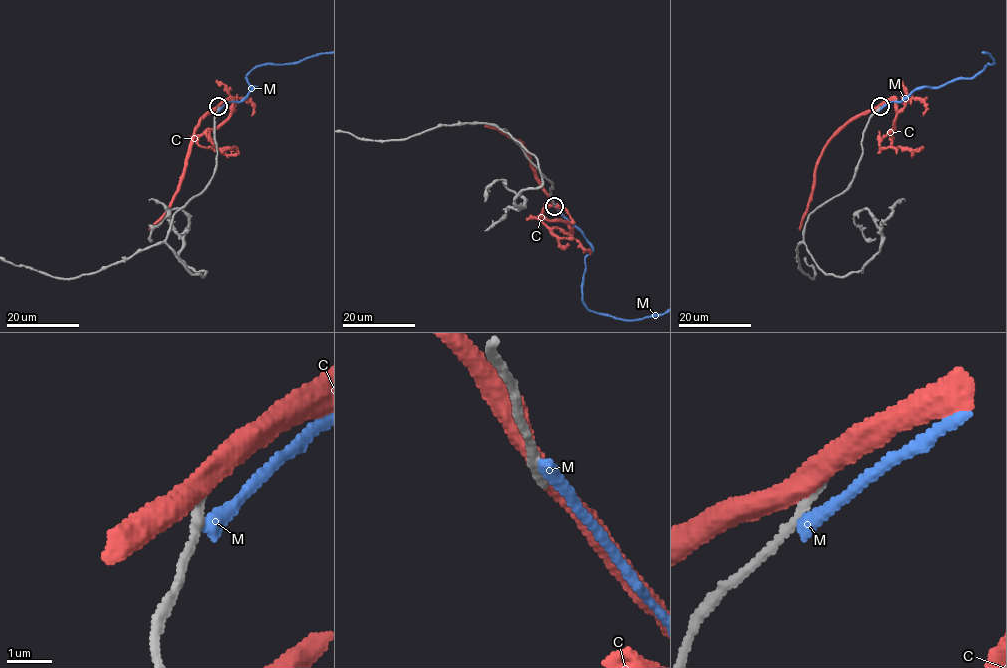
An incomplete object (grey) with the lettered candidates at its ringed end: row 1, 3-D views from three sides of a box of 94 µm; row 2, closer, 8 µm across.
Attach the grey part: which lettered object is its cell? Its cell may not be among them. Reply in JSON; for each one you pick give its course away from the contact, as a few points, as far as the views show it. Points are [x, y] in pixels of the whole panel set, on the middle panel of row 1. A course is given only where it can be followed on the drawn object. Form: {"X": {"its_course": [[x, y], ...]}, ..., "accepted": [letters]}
{"accepted": []}

